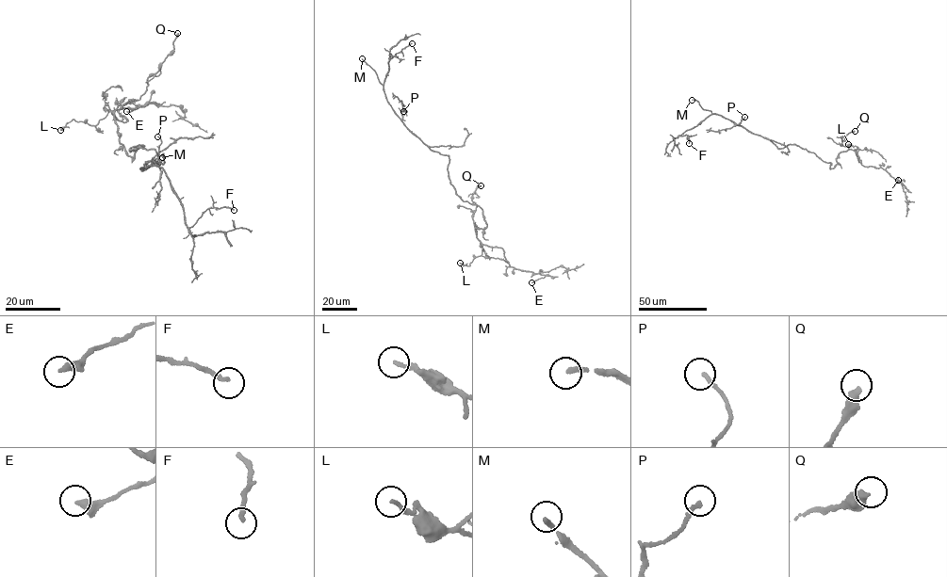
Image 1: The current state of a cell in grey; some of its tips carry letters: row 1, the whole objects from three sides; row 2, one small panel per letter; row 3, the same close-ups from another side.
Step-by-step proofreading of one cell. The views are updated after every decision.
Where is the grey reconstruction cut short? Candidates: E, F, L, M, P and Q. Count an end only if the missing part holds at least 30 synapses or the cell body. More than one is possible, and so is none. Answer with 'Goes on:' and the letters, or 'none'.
Goes on: M

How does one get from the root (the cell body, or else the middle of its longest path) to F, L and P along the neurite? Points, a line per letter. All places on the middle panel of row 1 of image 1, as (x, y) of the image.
F: (453, 185), (447, 169), (449, 157), (432, 150), (407, 128), (384, 93), (388, 61), (412, 43)
L: (453, 185), (462, 200), (481, 208), (487, 225), (475, 228), (481, 255), (469, 265), (460, 263)
P: (453, 185), (447, 169), (449, 157), (432, 150), (407, 128), (401, 120), (401, 111), (406, 111), (403, 111)

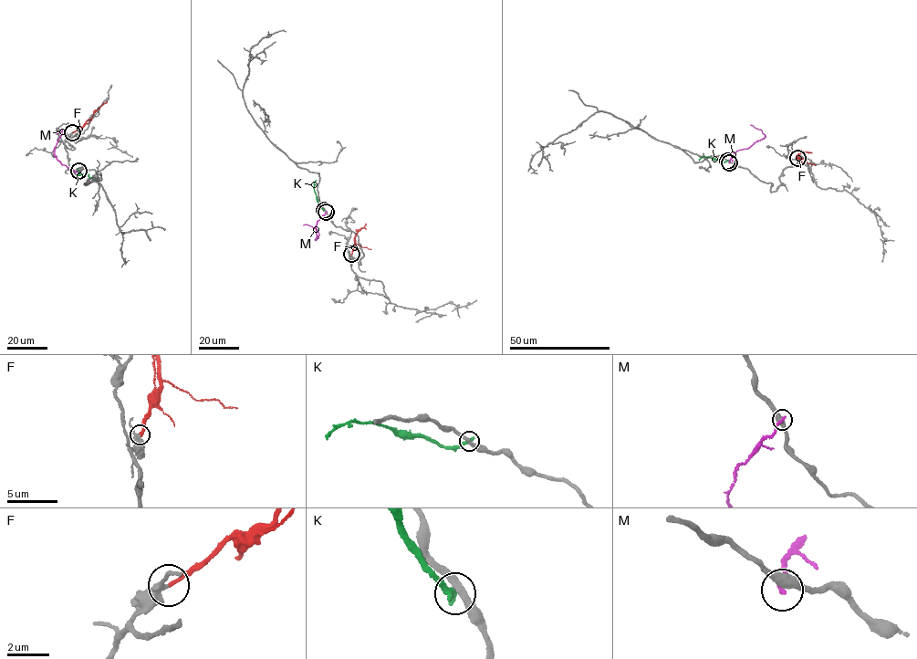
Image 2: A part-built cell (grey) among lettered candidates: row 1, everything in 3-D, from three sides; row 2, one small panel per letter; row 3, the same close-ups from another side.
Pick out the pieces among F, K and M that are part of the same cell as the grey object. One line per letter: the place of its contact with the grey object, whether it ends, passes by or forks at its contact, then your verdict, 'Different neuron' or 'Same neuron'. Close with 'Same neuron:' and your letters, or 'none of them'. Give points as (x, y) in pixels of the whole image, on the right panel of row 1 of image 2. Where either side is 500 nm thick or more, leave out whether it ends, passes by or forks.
F: Touches grey at (797, 158). It ends there. Same neuron
K: Touches grey at (727, 161). It ends there. Different neuron
M: Touches grey at (729, 162). It ends there. Different neuron
Same neuron: F

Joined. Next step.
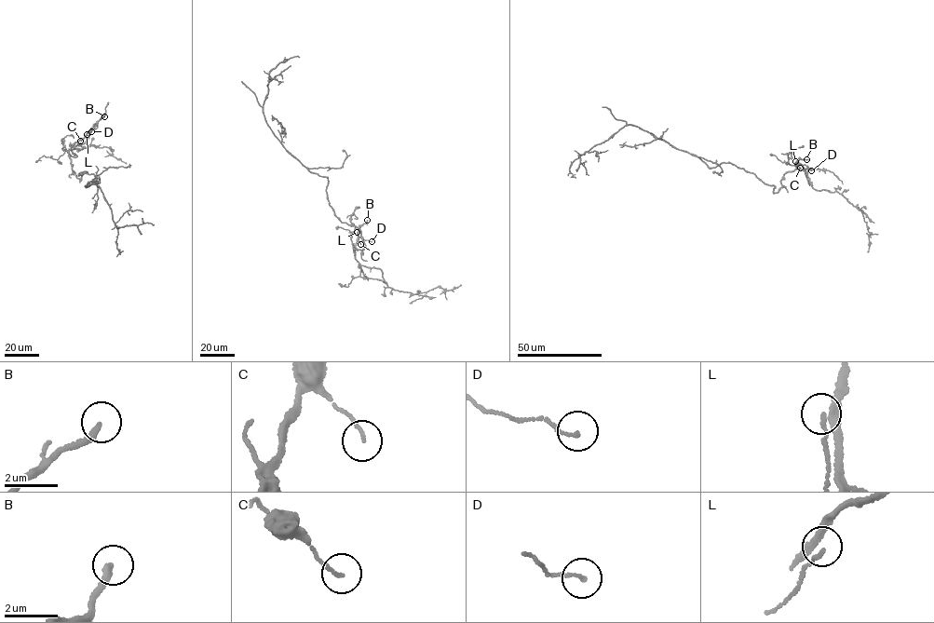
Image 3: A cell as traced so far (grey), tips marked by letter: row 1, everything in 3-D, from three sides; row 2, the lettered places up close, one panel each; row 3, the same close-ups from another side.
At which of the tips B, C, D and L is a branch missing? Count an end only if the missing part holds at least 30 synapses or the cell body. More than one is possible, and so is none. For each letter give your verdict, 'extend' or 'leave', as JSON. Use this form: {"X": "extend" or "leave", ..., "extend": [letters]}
{"B": "extend", "C": "leave", "D": "leave", "L": "leave", "extend": ["B"]}

